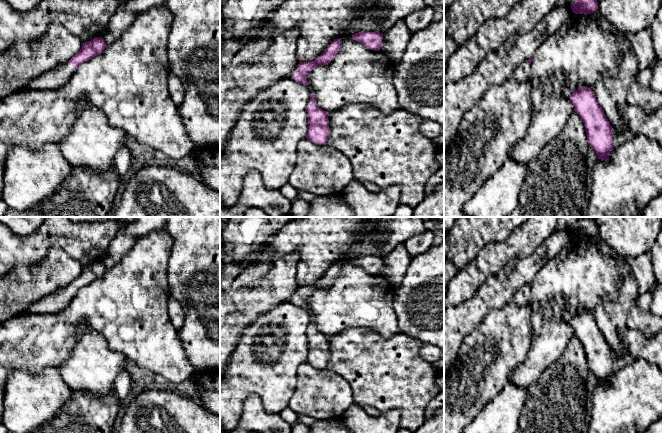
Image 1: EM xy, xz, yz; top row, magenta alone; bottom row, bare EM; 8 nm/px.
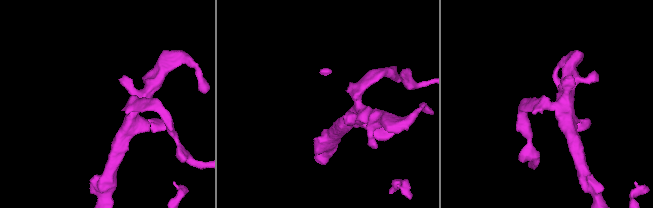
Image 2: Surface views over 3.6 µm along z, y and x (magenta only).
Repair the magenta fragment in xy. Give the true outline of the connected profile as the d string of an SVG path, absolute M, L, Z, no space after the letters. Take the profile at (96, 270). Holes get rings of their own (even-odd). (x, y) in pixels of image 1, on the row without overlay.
M94 261L91 265L83 267L80 275L67 287L35 302L28 308L27 312L44 314L63 310L71 303L81 288L101 278L106 270L107 268L102 261Z

